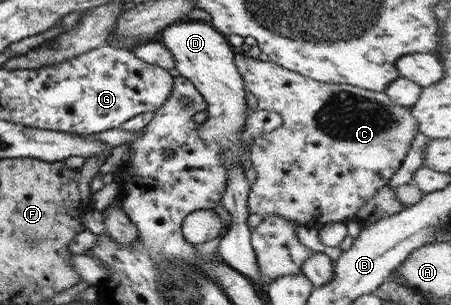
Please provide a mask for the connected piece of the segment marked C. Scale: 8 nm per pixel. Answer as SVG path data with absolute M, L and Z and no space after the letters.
M240 52L235 53L234 64L238 73L240 73L240 77L242 77L245 90L249 90L256 97L257 110L272 110L272 112L279 114L281 118L278 128L258 135L252 141L252 146L250 146L248 162L249 166L252 166L254 171L256 171L256 180L249 186L249 192L247 193L245 210L248 211L248 214L259 214L263 217L264 215L276 213L276 215L280 215L284 219L296 221L300 226L303 226L306 222L316 222L316 224L323 225L330 222L345 222L347 218L350 218L350 216L356 213L376 193L378 188L381 188L381 186L386 185L390 181L397 168L400 167L404 155L408 152L414 134L418 132L416 119L410 113L411 107L400 106L392 102L392 99L388 98L388 95L383 92L364 90L357 86L350 86L349 84L326 84L318 82L292 72L292 70L282 68L282 66L278 66L274 62L260 61L256 58L244 56Z

